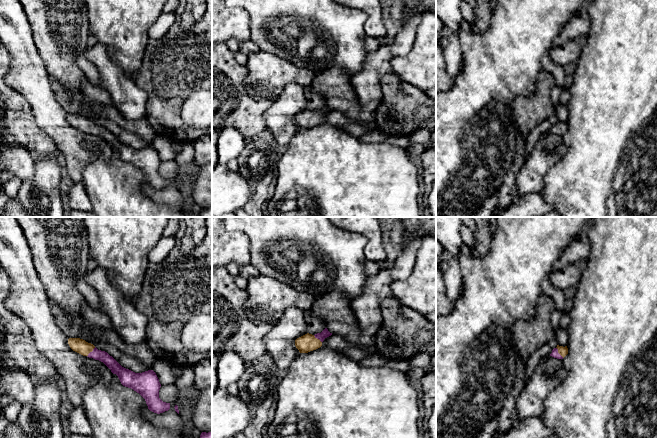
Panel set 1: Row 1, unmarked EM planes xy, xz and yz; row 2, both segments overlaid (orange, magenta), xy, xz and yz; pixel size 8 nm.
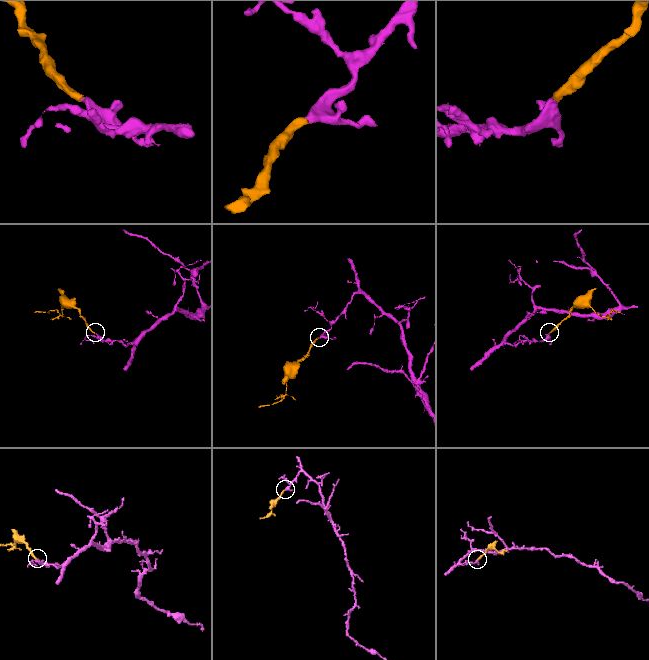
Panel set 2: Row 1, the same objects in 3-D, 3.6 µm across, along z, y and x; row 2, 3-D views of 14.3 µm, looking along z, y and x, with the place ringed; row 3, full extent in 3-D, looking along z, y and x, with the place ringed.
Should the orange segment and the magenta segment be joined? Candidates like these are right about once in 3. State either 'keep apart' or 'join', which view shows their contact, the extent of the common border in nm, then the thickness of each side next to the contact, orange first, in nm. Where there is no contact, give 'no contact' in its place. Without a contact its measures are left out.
join | xy | 100 nm | 120/90 nm

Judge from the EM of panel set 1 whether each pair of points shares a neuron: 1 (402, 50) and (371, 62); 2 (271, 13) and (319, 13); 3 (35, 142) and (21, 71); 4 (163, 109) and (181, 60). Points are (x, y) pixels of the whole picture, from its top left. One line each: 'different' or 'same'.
1: same
2: same
3: different
4: same

